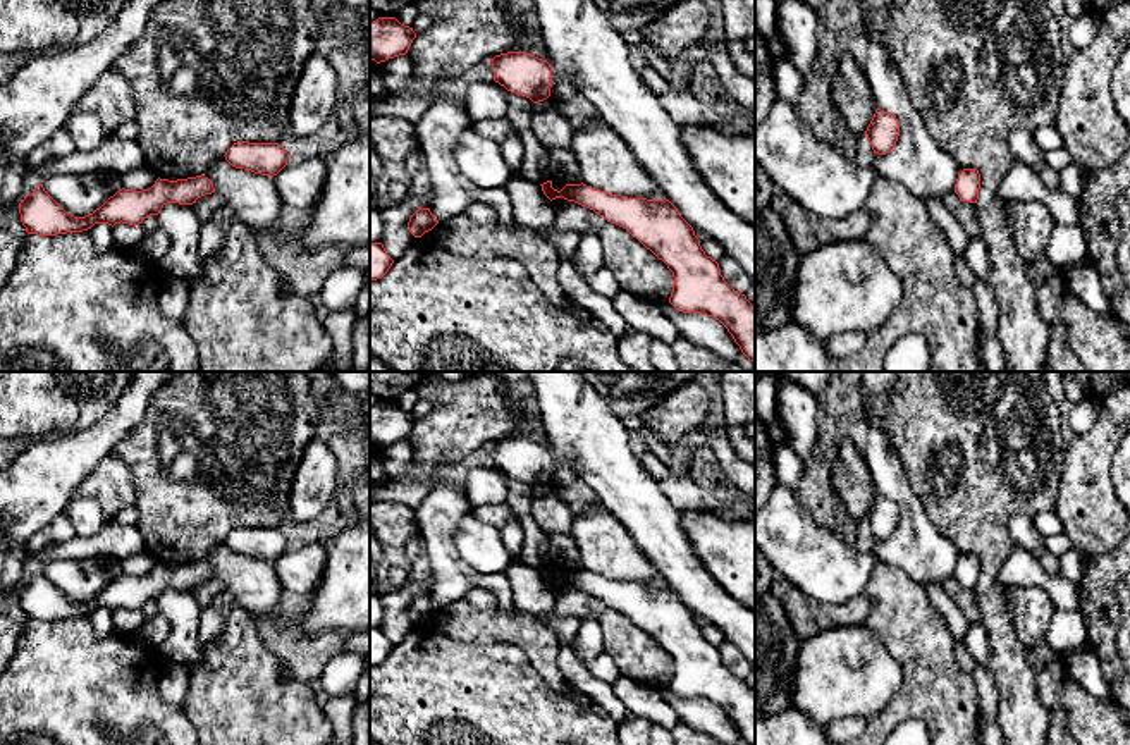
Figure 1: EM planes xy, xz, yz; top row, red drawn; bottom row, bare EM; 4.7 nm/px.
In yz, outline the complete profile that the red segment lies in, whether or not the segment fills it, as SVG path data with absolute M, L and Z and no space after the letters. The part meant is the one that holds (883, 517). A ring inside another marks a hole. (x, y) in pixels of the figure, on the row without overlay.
M877 494L865 520L874 539L886 540L896 532L900 521L900 506L896 501Z

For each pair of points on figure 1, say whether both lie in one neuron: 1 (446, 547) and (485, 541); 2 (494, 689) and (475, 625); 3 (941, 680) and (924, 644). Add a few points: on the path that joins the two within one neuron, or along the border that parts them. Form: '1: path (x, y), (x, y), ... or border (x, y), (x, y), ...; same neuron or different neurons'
1: border (470, 511), (456, 527), (454, 547), (485, 573); different neurons
2: border (442, 635), (470, 644), (511, 642), (522, 651); different neurons
3: path (933, 671), (926, 652); same neuron

